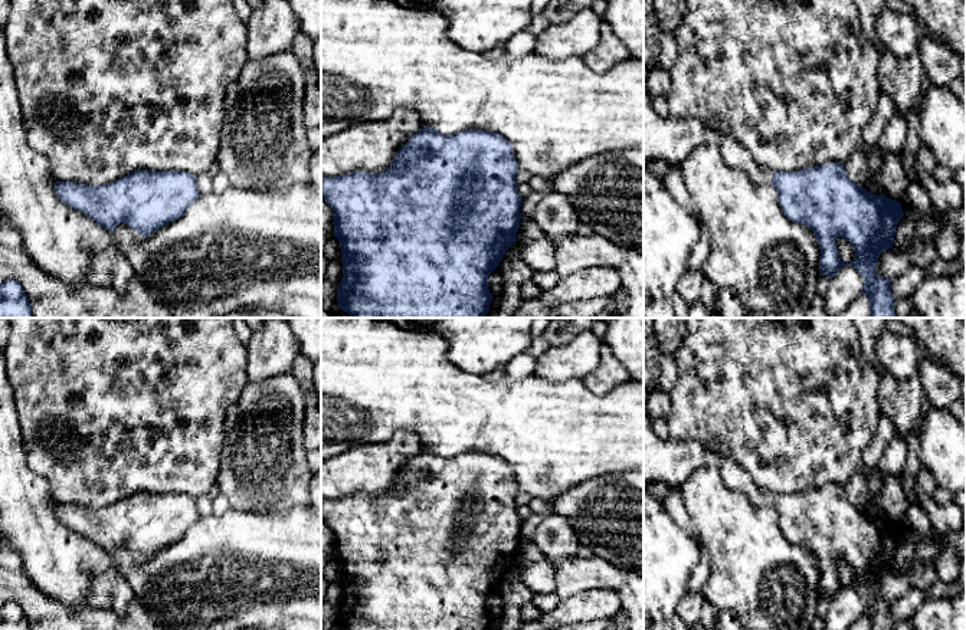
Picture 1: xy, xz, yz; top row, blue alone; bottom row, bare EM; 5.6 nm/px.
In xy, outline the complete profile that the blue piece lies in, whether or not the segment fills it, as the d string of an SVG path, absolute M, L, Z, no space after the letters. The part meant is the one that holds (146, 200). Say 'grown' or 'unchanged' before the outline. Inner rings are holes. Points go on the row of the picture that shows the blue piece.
unchanged; M137 170L104 186L85 186L73 181L56 181L58 198L91 217L111 233L119 223L127 223L141 237L147 237L161 226L183 216L187 207L200 196L196 175L184 171Z

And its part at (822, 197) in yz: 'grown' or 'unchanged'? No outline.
grown

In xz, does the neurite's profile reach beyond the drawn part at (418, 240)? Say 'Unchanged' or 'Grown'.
Unchanged

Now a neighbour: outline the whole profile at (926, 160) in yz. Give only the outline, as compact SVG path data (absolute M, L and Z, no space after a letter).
M921 141L917 152L916 152L916 163L918 168L931 173L937 165L937 160L931 148Z

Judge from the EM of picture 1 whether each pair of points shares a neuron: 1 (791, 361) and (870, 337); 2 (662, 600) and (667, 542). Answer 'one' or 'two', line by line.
1: two
2: one

